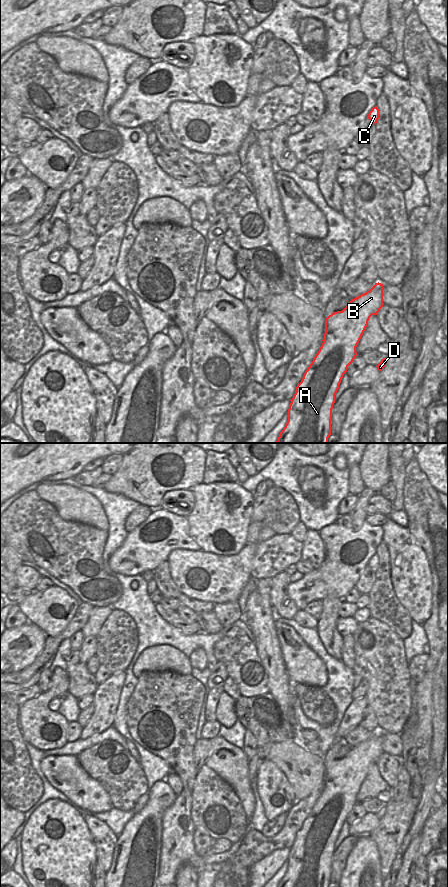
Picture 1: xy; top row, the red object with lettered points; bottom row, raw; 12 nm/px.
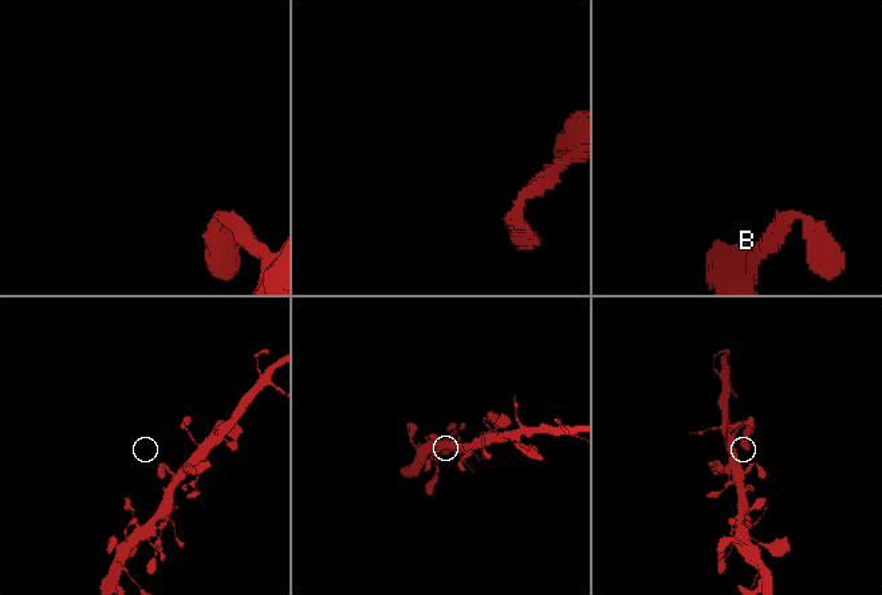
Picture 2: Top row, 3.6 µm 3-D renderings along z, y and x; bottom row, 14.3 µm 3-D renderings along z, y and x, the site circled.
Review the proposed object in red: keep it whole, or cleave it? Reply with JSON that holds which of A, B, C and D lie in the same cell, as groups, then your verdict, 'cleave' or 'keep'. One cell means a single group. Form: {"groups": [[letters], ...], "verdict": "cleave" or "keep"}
{"groups": [["A", "B", "C", "D"]], "verdict": "keep"}

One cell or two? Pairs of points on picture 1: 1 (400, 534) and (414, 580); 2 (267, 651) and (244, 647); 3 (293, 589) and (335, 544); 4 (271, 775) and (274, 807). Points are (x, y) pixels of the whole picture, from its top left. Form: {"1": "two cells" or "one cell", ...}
{"1": "one cell", "2": "two cells", "3": "one cell", "4": "one cell"}

